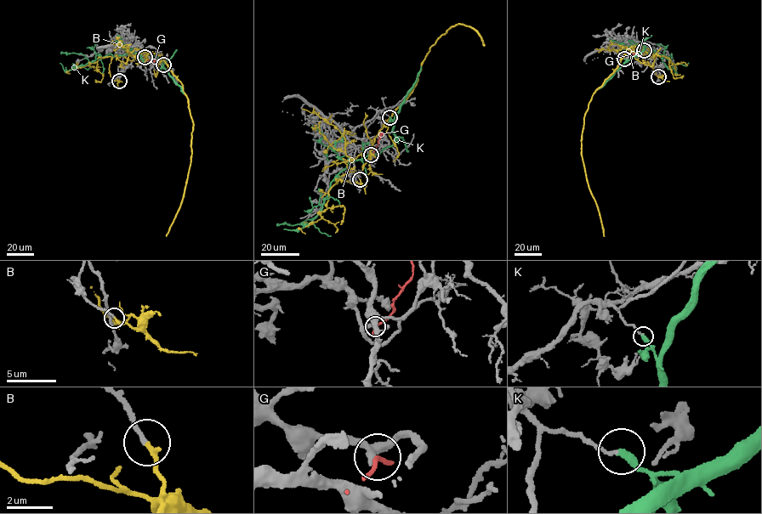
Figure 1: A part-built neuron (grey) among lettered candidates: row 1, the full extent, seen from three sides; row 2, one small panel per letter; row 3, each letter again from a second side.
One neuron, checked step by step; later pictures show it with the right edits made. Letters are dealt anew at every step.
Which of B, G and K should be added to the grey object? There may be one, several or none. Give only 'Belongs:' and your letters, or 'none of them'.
Belongs: none of them

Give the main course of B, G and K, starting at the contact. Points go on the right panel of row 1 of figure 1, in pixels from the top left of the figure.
B: (658, 76), (654, 55), (630, 48), (585, 115), (582, 156), (604, 236)
G: (644, 50), (633, 55)
K: (624, 59), (632, 59), (642, 51), (644, 45), (646, 52), (668, 59), (672, 67)

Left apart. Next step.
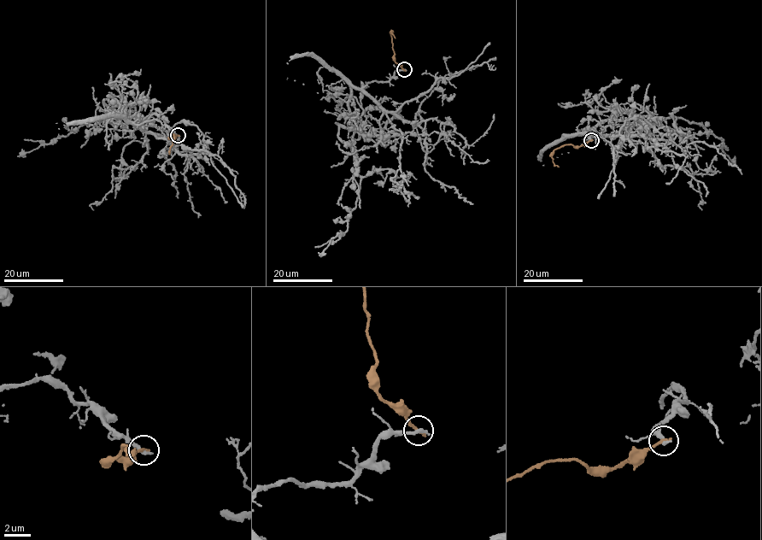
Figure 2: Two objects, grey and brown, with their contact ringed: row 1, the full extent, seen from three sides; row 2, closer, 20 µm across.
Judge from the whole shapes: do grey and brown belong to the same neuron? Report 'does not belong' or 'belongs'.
does not belong

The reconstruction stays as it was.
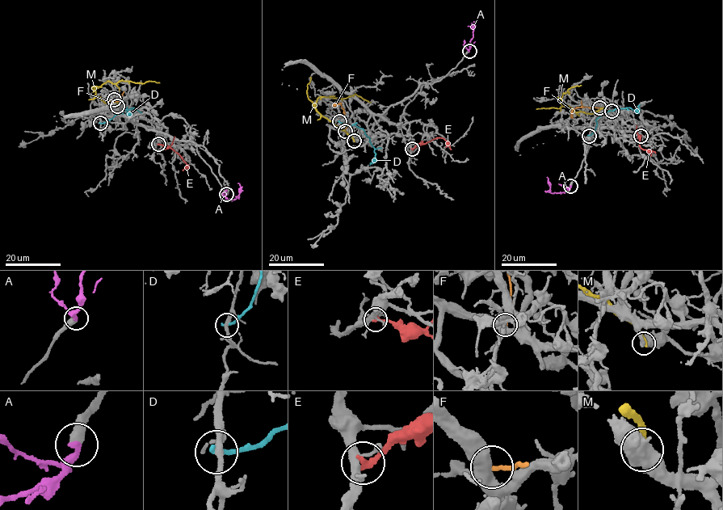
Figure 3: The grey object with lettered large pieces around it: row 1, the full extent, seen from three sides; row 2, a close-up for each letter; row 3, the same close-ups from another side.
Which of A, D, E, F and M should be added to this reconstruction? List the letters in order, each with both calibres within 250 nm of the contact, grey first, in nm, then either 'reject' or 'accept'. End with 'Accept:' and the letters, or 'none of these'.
A: 500/320 nm | accept
D: 280/240 nm | reject
E: 300/280 nm | reject
F: 480/190 nm | reject
M: 360/300 nm | reject
Accept: A

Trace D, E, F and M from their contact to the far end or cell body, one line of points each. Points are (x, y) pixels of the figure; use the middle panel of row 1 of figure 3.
D: (339, 122), (363, 128), (374, 149), (375, 159), (370, 165)
E: (412, 149), (435, 138), (443, 137), (451, 149)
F: (345, 131), (344, 110), (341, 104), (334, 106)
M: (354, 141), (354, 138), (315, 107), (316, 101), (320, 97), (346, 99), (354, 94), (371, 102)

